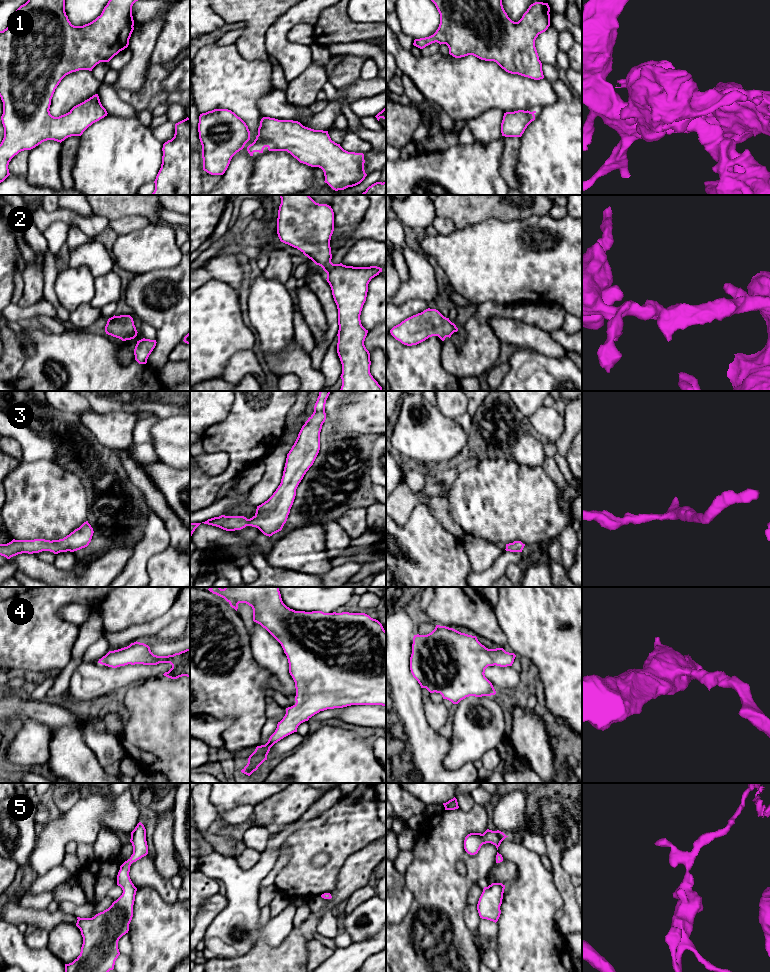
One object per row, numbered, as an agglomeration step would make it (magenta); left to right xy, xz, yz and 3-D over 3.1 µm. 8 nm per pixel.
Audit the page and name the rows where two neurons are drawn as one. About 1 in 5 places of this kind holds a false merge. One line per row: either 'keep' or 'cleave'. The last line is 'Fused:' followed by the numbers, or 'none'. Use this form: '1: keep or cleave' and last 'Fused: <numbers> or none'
1: keep
2: keep
3: keep
4: keep
5: keep
Fused: none

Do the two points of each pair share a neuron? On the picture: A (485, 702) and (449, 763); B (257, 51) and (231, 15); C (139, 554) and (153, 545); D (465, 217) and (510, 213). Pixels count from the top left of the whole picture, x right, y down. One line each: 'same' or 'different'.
A: same
B: same
C: same
D: same

